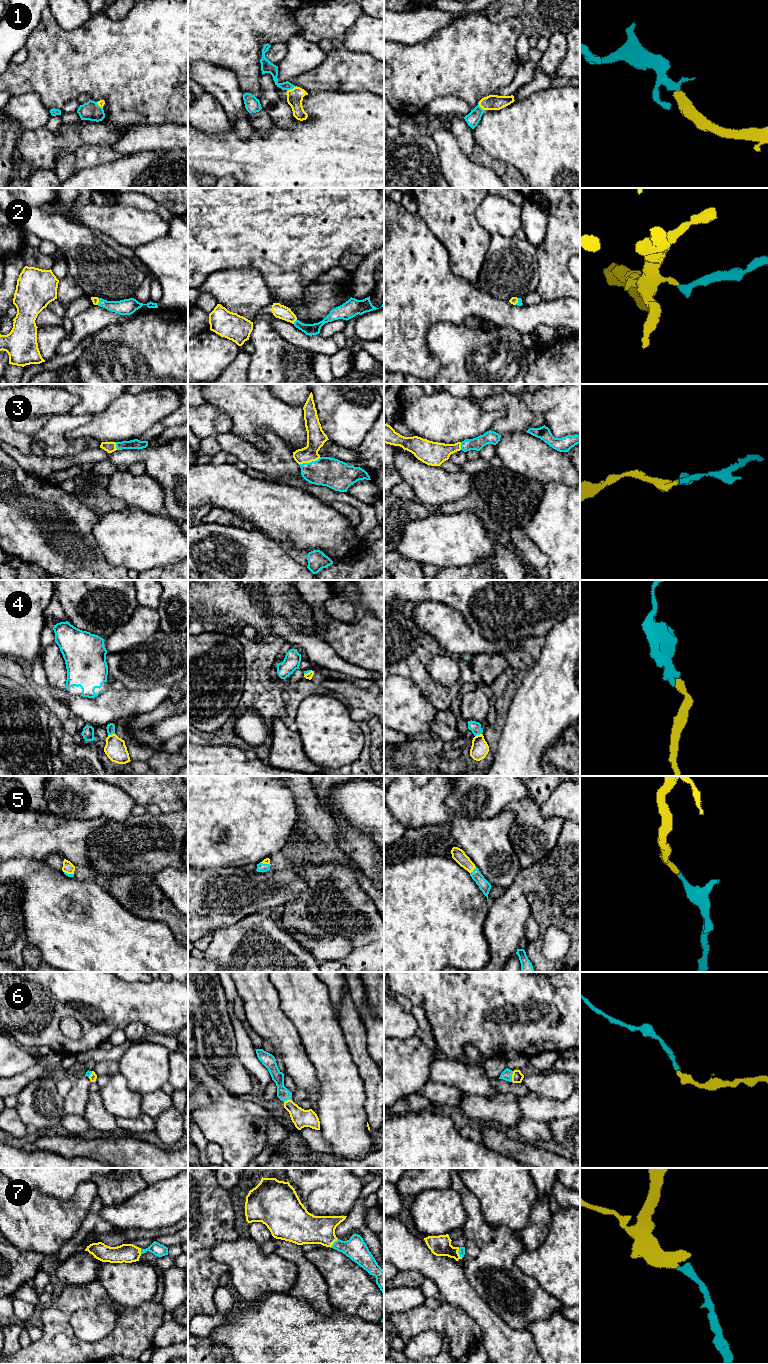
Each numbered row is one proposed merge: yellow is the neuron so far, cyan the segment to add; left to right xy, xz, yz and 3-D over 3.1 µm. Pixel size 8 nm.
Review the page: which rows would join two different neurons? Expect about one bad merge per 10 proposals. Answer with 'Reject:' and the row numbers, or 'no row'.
Reject: no row

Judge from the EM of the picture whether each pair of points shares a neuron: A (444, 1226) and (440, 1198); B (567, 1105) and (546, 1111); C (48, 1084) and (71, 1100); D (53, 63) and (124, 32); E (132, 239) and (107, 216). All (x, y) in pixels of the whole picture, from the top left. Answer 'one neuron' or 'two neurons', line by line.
A: one neuron
B: one neuron
C: two neurons
D: one neuron
E: one neuron

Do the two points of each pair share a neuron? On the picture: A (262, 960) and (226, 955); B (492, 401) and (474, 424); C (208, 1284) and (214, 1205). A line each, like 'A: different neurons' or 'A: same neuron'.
A: same neuron
B: different neurons
C: same neuron

